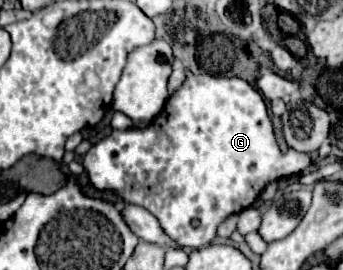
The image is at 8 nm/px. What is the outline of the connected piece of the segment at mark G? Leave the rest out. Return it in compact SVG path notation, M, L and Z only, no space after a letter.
M186 73L186 83L166 101L164 111L146 129L112 131L112 135L98 141L84 155L82 163L96 189L110 189L126 203L142 205L158 217L162 229L180 247L200 249L216 237L216 227L222 219L248 209L258 199L266 183L300 173L310 165L310 155L296 153L292 149L288 153L280 153L266 103L244 79Z

